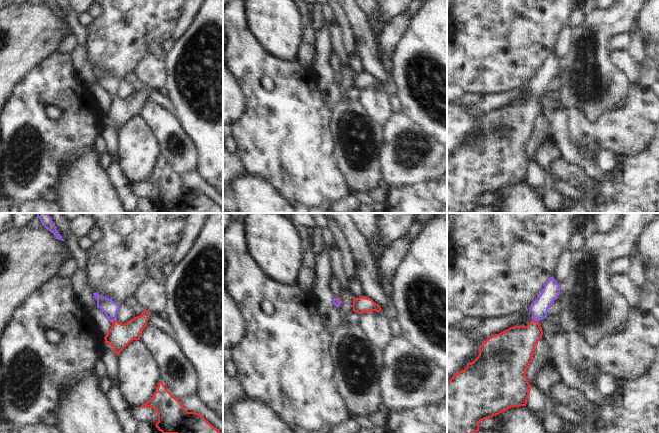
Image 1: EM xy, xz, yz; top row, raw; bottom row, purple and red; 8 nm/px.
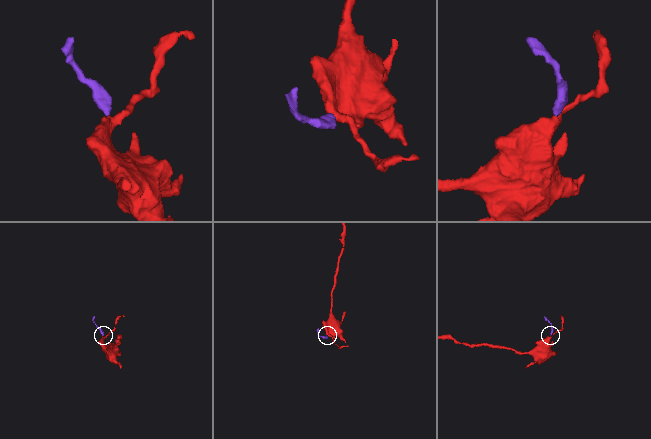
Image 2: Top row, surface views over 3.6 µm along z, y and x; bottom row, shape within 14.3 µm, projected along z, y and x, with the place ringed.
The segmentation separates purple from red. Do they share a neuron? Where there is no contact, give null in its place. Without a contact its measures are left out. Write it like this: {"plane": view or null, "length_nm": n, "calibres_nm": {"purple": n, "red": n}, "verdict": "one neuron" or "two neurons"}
{"plane": "yz", "length_nm": 60, "calibres_nm": {"purple": 140, "red": 280}, "verdict": "one neuron"}

